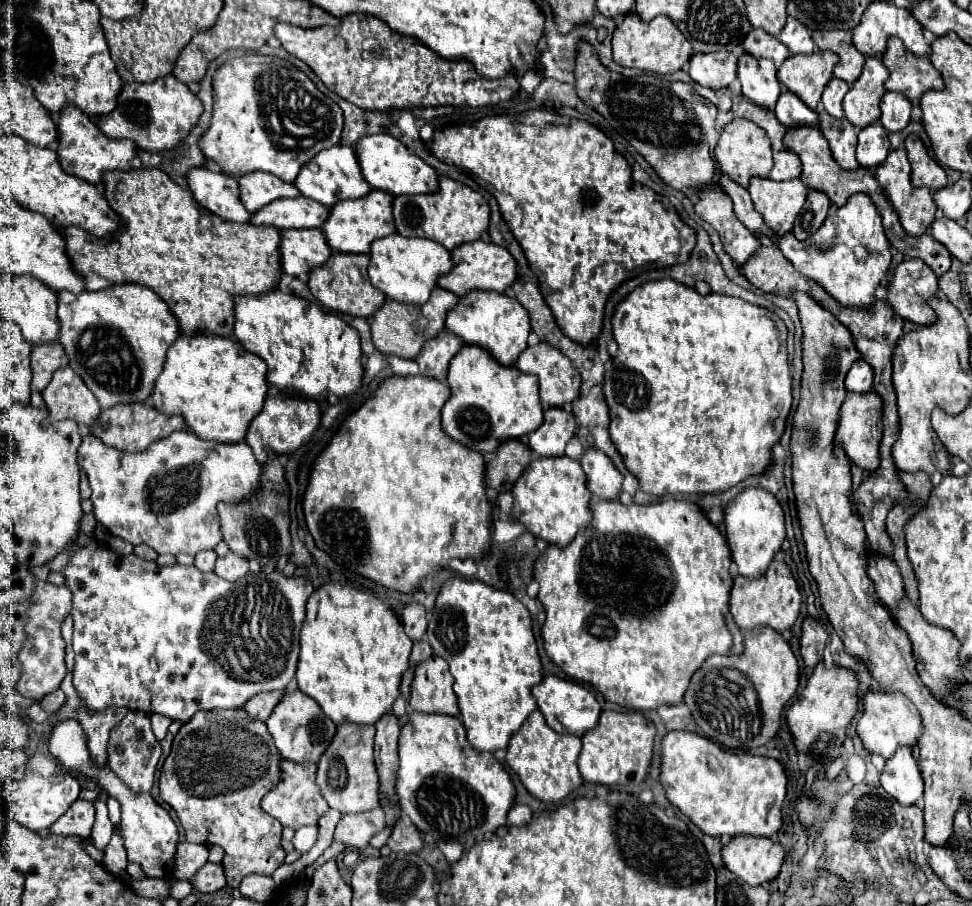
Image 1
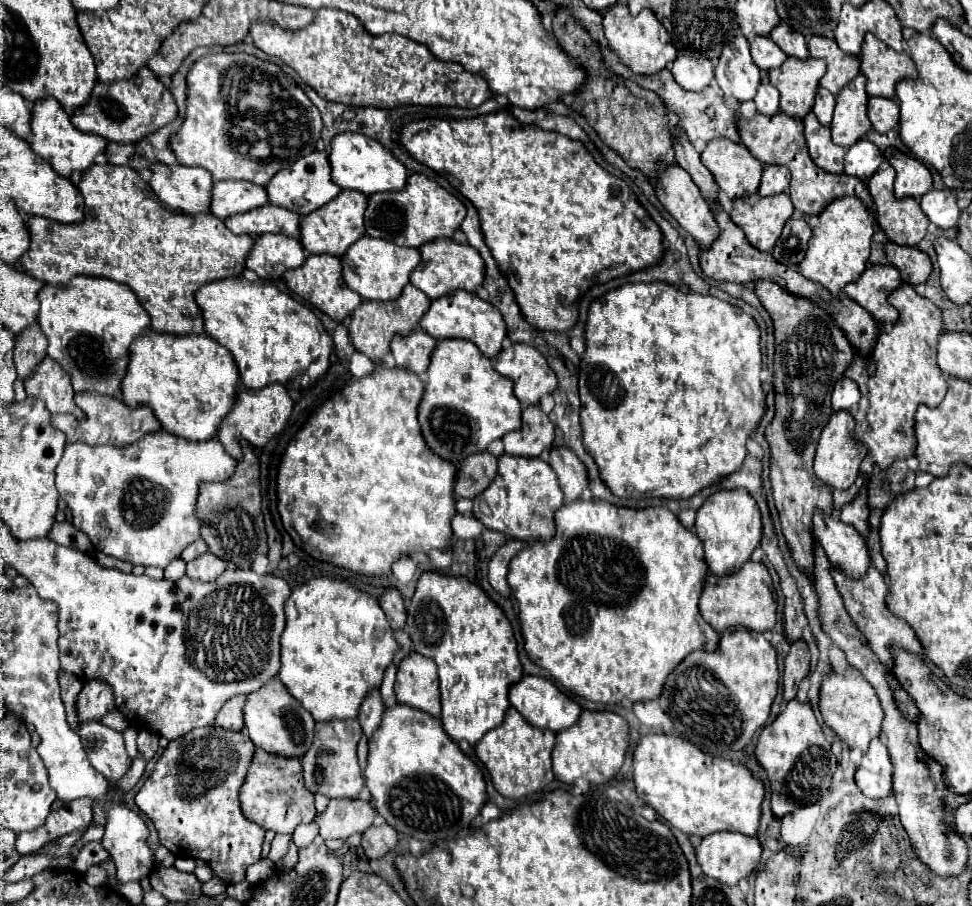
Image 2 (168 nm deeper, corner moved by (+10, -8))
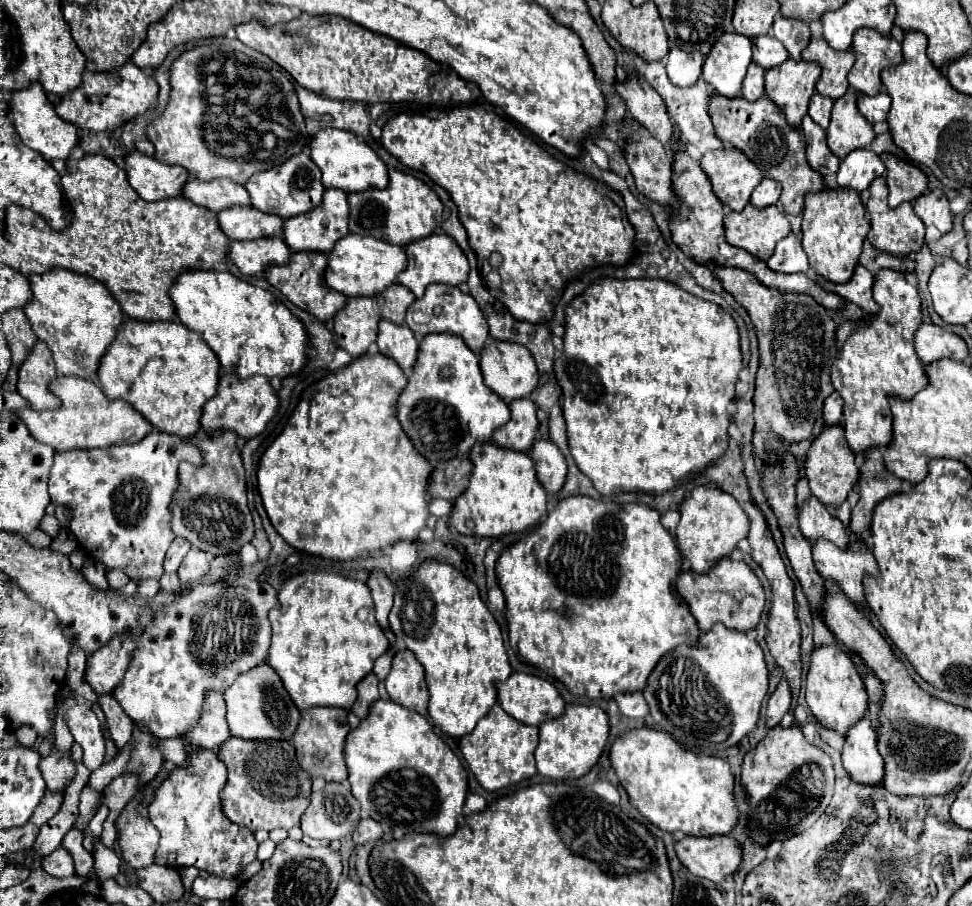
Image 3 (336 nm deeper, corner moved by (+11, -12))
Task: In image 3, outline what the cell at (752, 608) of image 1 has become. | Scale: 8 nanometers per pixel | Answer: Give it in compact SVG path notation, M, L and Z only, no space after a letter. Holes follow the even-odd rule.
M720 560L718 566L714 566L708 574L696 574L694 570L682 570L676 588L682 598L686 598L690 612L694 614L698 626L702 632L710 630L716 622L722 622L724 626L732 630L750 632L760 622L766 596L760 580L752 572L752 568L744 560Z

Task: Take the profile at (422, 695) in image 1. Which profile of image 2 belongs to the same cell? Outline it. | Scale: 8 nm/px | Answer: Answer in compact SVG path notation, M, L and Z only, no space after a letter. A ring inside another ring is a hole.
M417 652L407 654L399 668L395 680L397 702L415 706L435 718L441 716L441 698L439 682L435 674L435 662Z

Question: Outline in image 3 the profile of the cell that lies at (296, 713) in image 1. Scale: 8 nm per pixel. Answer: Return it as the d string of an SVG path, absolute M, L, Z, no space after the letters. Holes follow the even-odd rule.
M262 664L254 670L248 670L238 676L238 680L224 692L228 706L228 726L232 736L240 736L246 740L286 740L290 742L298 730L300 710L294 706L288 696L280 676L272 666Z

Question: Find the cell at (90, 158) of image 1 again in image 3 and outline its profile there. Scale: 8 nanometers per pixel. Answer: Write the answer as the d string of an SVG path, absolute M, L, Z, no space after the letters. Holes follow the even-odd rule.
M34 82L30 88L24 88L24 90L18 90L12 94L10 114L14 116L14 126L16 126L16 132L20 134L22 142L26 146L30 146L32 150L38 150L48 162L54 162L56 158L68 160L72 148L80 144L78 128L70 126L68 122L62 122L62 118L58 118L58 114L54 114L54 106L38 82Z

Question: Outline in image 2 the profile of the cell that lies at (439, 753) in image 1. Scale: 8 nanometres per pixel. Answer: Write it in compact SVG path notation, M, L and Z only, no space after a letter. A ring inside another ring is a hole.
M405 704L385 708L381 726L373 732L367 746L365 786L371 792L379 816L397 832L443 846L457 840L461 828L467 828L473 818L479 816L487 800L483 774L479 766L447 738L441 722L431 714Z

